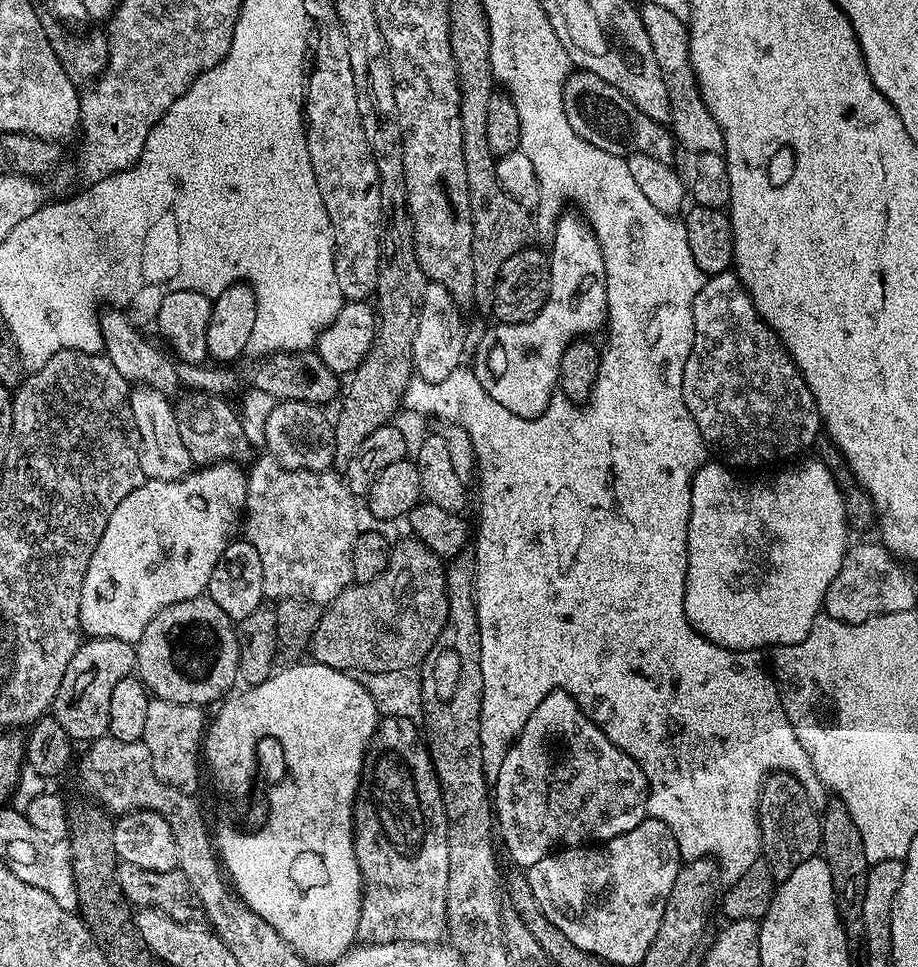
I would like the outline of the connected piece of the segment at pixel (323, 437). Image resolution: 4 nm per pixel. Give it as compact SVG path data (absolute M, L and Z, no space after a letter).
M305 400L276 402L266 420L265 444L267 455L273 456L286 470L326 472L336 458L336 434L333 421L323 407Z

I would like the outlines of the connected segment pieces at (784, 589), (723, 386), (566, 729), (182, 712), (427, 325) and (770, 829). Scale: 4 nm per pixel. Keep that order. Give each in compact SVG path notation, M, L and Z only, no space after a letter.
M811 458L805 464L792 468L789 472L780 472L769 480L739 480L731 467L723 463L705 462L692 476L692 497L690 498L690 518L688 519L688 565L686 566L686 598L684 609L690 626L699 636L704 636L723 648L735 652L756 652L760 648L771 649L782 644L797 644L810 634L810 626L814 626L816 617L821 615L826 598L826 590L830 590L830 582L834 582L834 574L838 574L838 566L842 566L844 554L850 547L850 529L844 513L842 494L830 474L828 465L818 458Z
M735 271L707 277L694 298L692 309L694 346L682 374L682 394L705 445L711 451L713 448L716 452L724 452L723 459L733 460L728 461L733 465L755 456L760 460L780 460L783 456L798 455L803 448L811 449L822 432L814 394L810 394L798 366L784 349L776 331L758 314Z
M555 691L550 694L546 694L546 698L542 698L542 702L538 702L538 710L534 710L534 714L530 714L530 718L526 722L526 726L520 732L519 736L513 740L512 745L508 747L508 753L502 758L502 766L498 770L498 774L494 777L494 820L498 825L498 836L502 841L502 848L508 851L508 856L513 860L514 863L517 864L517 869L526 870L530 866L534 866L534 862L538 862L544 856L548 855L550 852L557 851L561 846L584 846L589 842L603 842L609 840L610 838L618 838L618 834L626 834L626 830L634 830L634 826L638 826L641 824L645 818L648 816L648 783L646 782L646 778L642 774L642 770L638 766L638 762L634 762L634 758L630 758L626 755L622 750L618 750L618 746L614 746L610 742L610 738L606 738L606 734L602 734L602 730L588 717L587 711L577 702L569 692Z
M149 699L146 710L146 730L143 743L150 754L150 762L154 766L154 774L163 784L169 784L179 792L195 793L195 788L200 782L200 768L202 772L202 739L206 730L205 709L198 704L179 704L165 700Z
M428 283L426 294L422 294L422 306L418 318L418 330L414 334L414 350L412 351L412 366L415 375L426 382L442 382L442 378L450 378L456 368L461 367L464 356L464 316L461 305L441 284Z
M771 772L760 791L760 846L763 859L772 867L772 879L779 882L788 877L802 862L821 851L820 822L802 782L791 772Z

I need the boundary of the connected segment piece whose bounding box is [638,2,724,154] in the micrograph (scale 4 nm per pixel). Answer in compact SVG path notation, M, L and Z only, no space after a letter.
M655 2L640 4L638 8L646 34L650 34L650 46L654 46L654 58L658 58L658 70L662 70L662 82L666 82L666 94L670 102L670 131L679 147L688 154L697 152L723 153L724 139L718 122L710 114L700 93L700 86L690 62L688 25L683 19Z

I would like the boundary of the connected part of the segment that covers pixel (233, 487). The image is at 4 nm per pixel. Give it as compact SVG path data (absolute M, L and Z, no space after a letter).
M225 462L197 467L180 480L145 479L139 488L126 494L126 498L118 502L118 510L110 514L110 522L106 522L106 530L82 582L81 633L88 638L118 638L135 645L163 608L205 595L210 574L214 574L214 566L218 566L218 558L222 558L222 550L232 543L241 527L247 489L245 469L239 463Z

